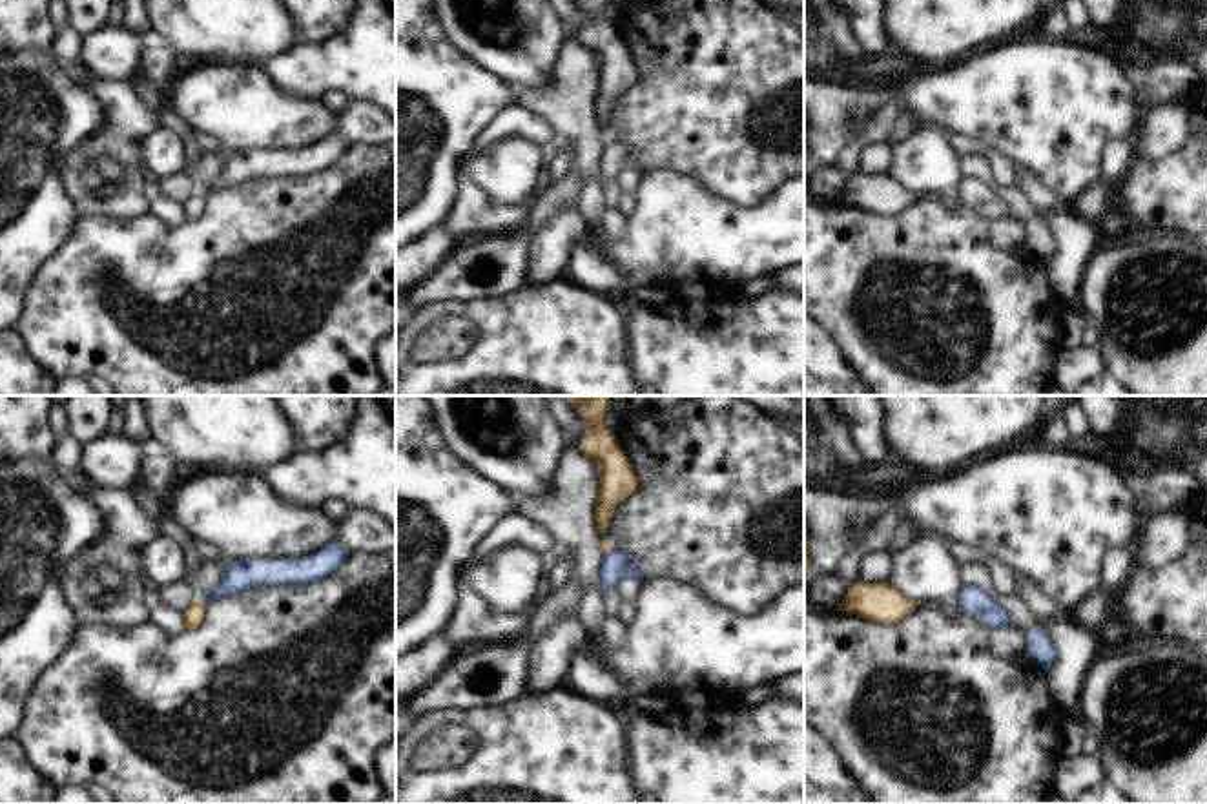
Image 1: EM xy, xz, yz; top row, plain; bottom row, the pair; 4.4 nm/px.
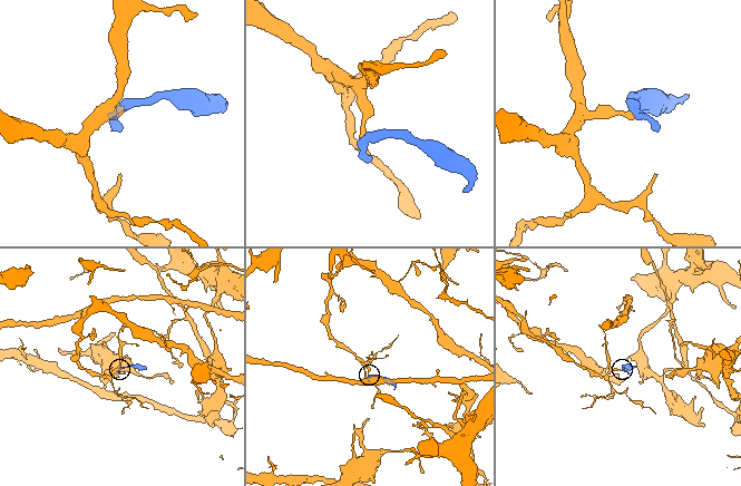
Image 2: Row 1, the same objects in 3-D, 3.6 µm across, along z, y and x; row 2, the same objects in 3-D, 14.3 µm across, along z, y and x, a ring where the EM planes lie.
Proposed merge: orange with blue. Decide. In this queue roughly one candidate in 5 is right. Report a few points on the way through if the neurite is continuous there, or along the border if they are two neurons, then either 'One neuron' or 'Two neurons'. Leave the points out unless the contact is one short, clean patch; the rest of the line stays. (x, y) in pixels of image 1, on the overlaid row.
Boundary: xz (613, 547), (606, 555). Two neurons.

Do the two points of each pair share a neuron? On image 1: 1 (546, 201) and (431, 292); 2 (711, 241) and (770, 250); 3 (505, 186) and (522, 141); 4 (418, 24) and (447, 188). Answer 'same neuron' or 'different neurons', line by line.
1: same neuron
2: same neuron
3: same neuron
4: same neuron

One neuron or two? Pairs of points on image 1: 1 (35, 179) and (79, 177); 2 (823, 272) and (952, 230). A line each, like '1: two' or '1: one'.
1: two
2: one

